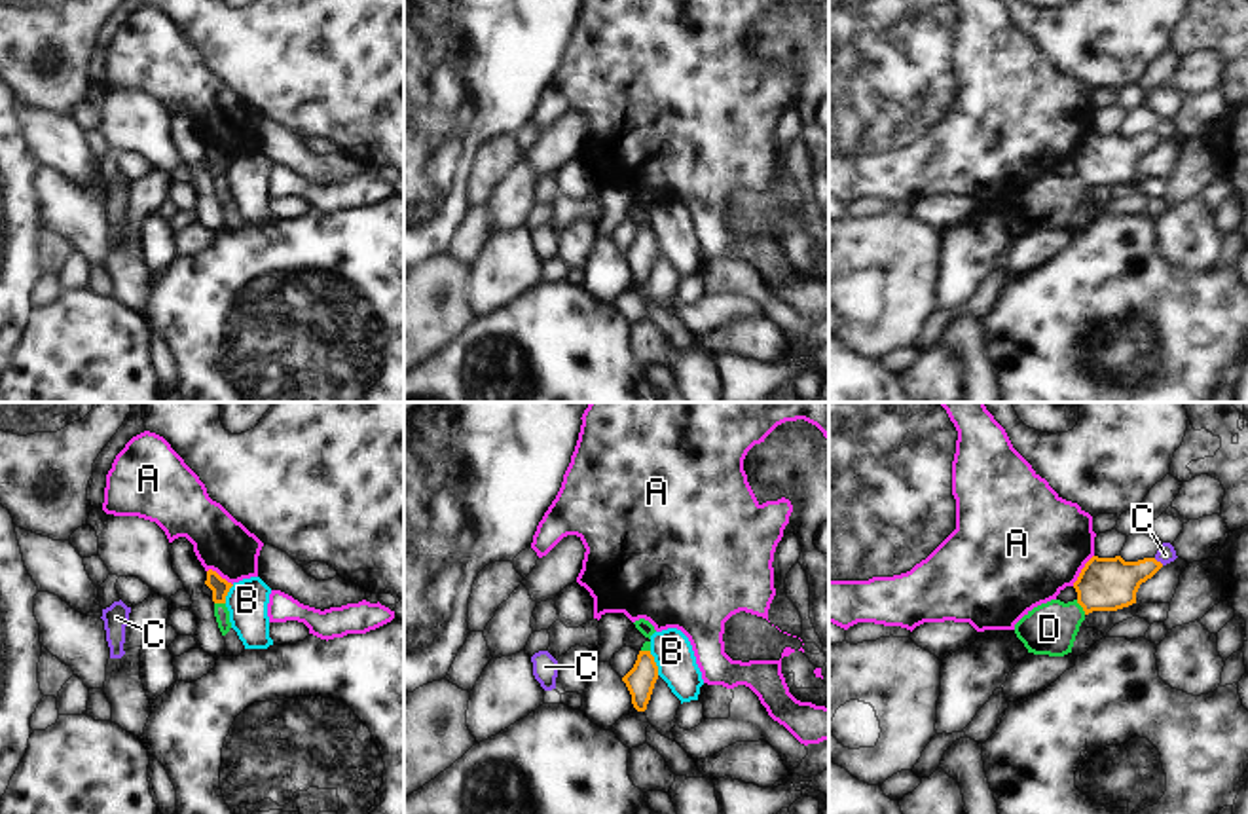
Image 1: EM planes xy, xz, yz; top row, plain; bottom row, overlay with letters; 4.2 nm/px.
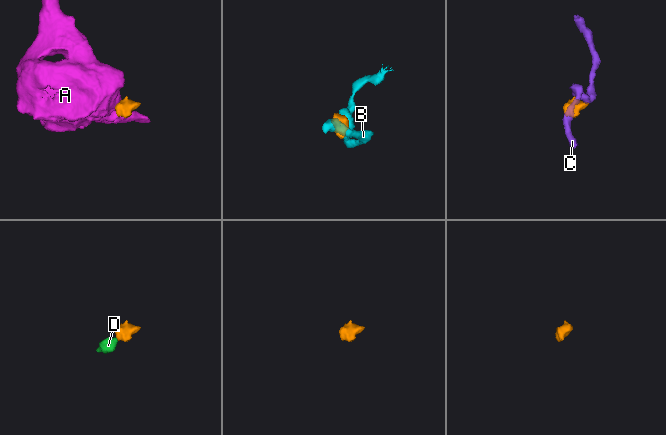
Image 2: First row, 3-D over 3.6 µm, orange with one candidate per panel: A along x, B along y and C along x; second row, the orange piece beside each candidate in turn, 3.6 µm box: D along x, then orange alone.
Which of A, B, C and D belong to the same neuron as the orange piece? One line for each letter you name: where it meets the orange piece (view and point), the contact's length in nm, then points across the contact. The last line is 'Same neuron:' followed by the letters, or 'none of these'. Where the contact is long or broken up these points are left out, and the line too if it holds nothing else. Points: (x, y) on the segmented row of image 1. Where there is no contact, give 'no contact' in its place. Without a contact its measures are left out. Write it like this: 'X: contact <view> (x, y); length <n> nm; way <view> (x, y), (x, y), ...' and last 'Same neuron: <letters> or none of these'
D: contact yz (1082, 606); length 80 nm; way yz (1104, 583), (1082, 606), (1049, 628)
Same neuron: D

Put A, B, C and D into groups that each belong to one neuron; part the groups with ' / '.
A / B / C / D

